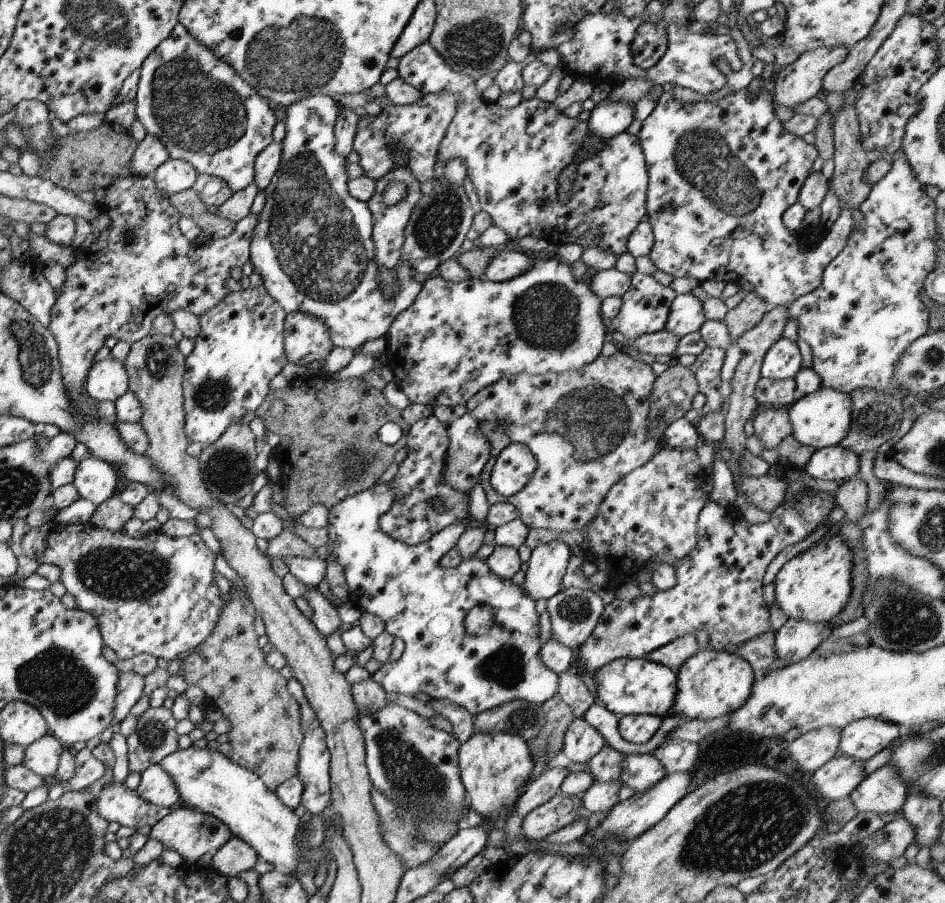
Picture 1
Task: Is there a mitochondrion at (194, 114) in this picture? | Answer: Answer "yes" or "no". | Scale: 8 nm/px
yes

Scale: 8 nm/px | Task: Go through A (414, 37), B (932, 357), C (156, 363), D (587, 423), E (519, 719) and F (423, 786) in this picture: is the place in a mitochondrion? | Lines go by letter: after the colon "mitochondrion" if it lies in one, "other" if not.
A: other
B: mitochondrion
C: mitochondrion
D: mitochondrion
E: mitochondrion
F: mitochondrion

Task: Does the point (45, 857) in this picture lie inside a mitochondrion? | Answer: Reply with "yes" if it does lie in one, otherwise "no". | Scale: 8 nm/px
yes

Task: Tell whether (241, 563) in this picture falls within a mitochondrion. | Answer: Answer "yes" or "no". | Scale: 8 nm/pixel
no

